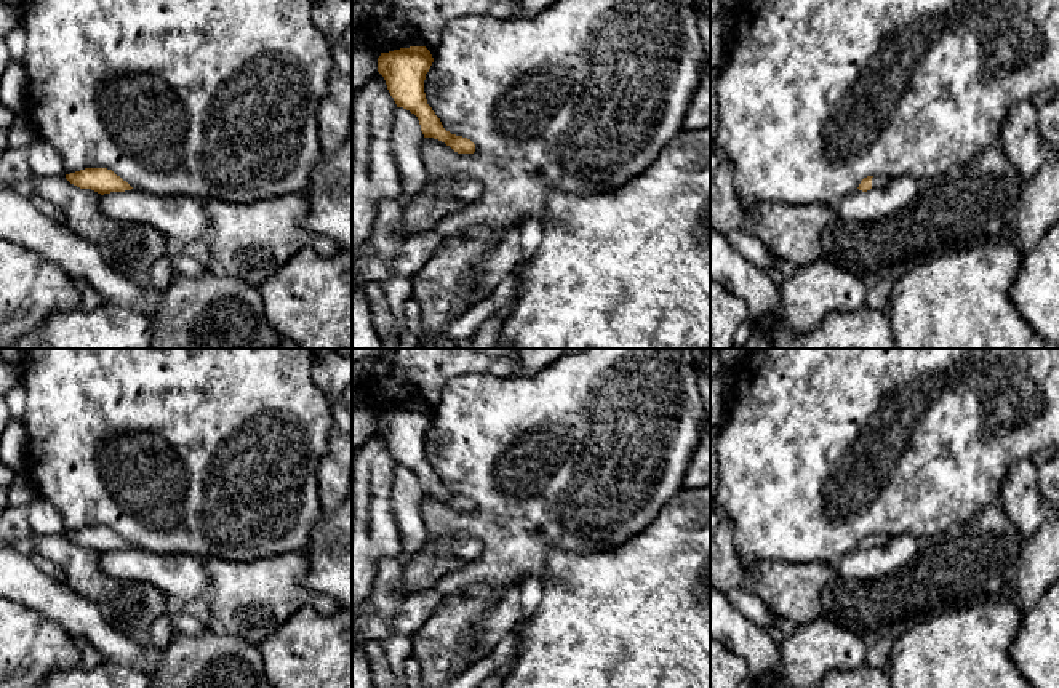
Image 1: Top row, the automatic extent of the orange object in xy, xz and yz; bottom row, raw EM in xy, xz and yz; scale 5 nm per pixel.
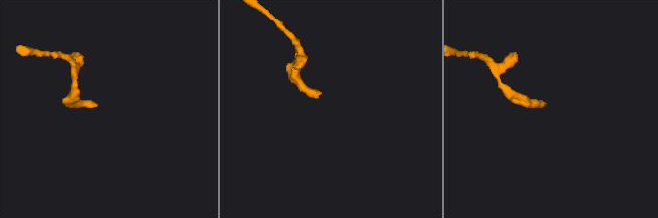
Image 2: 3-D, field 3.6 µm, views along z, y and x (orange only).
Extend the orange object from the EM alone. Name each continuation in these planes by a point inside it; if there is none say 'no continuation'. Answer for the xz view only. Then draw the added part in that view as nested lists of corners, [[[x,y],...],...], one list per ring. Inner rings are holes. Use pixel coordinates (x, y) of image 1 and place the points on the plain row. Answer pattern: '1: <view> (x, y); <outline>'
no continuation

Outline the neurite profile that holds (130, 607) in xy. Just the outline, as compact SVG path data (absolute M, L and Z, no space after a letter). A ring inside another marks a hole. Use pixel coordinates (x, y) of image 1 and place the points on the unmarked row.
M66 534L34 536L35 554L50 560L64 581L90 598L122 634L141 640L168 610L166 595L149 582L122 581L101 570L101 552L70 542Z

